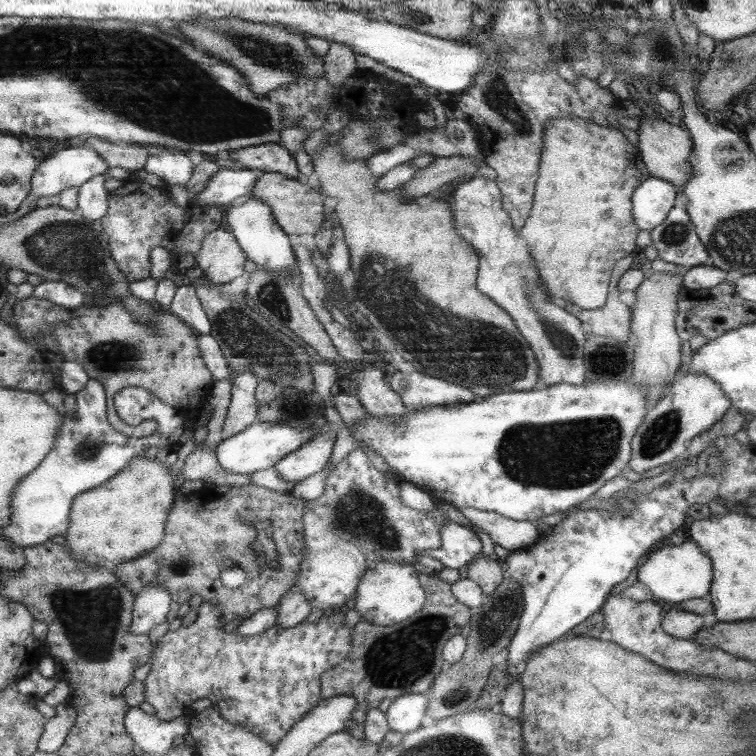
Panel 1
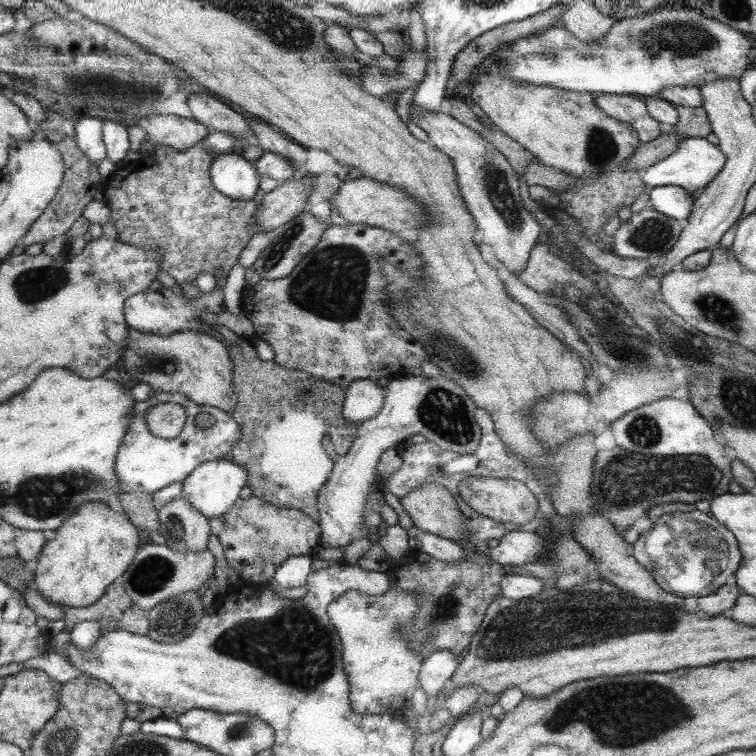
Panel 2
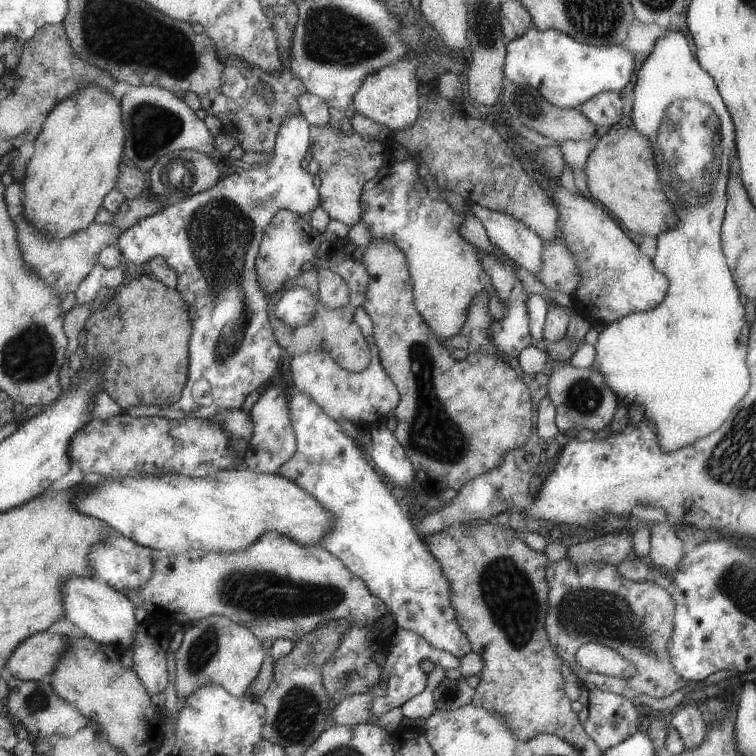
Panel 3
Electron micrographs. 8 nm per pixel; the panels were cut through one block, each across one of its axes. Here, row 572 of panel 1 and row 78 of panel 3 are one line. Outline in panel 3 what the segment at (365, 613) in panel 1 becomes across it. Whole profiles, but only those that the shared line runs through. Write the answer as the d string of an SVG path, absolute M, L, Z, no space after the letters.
M411 56L403 58L401 62L395 62L395 66L383 66L377 72L367 74L362 87L359 87L352 96L350 104L361 116L385 126L390 131L402 131L414 126L420 99L417 88L418 78L415 76L417 64L418 60Z

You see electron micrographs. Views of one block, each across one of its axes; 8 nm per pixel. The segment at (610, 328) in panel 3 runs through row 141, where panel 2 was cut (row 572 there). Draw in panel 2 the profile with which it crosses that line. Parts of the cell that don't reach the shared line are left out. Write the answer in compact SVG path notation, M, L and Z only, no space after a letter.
M697 509L693 512L671 514L659 521L652 520L650 530L639 534L637 541L632 544L632 552L634 560L653 576L664 591L682 599L713 594L725 584L726 578L729 578L739 566L739 550L734 536L713 516L708 517L706 513Z

